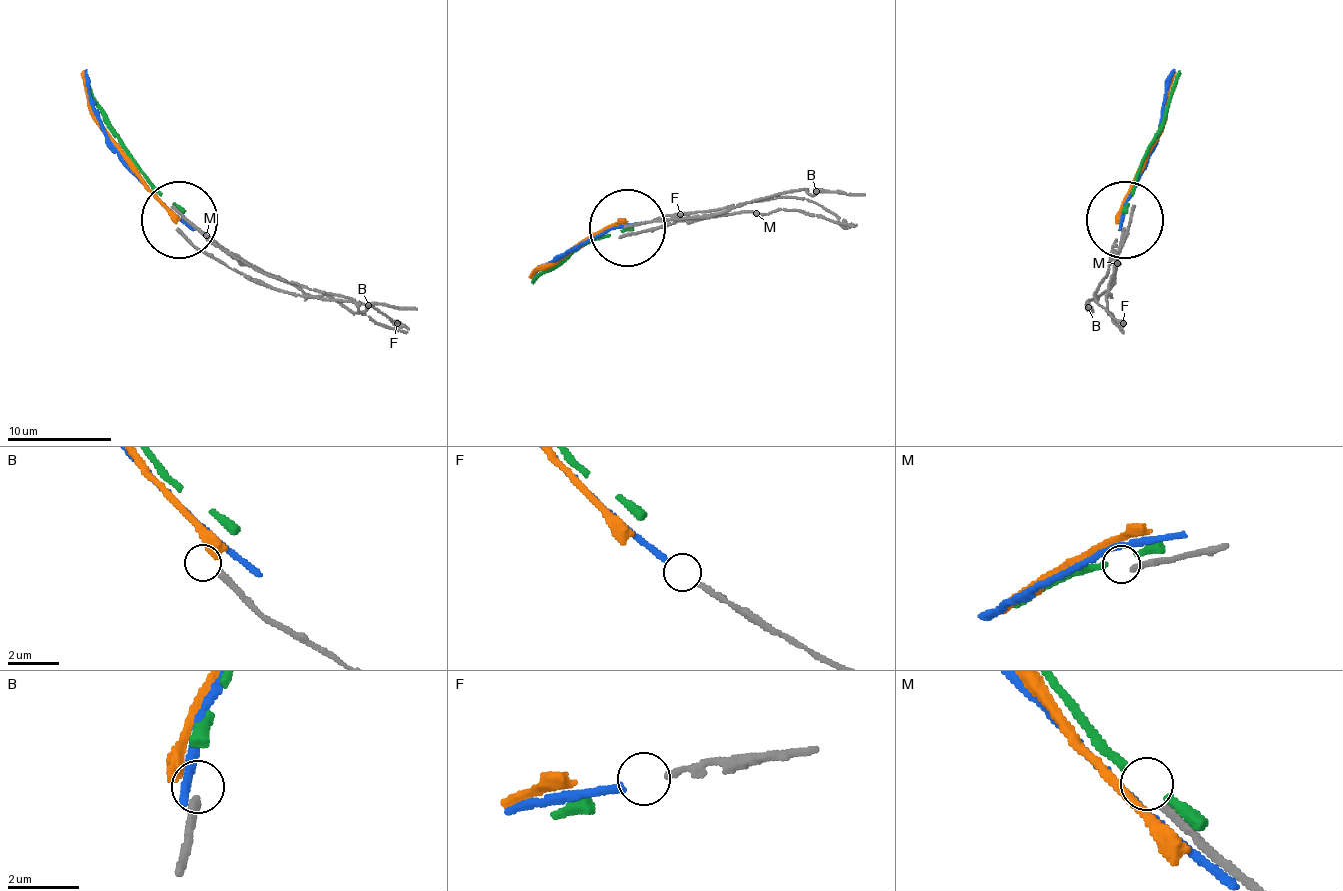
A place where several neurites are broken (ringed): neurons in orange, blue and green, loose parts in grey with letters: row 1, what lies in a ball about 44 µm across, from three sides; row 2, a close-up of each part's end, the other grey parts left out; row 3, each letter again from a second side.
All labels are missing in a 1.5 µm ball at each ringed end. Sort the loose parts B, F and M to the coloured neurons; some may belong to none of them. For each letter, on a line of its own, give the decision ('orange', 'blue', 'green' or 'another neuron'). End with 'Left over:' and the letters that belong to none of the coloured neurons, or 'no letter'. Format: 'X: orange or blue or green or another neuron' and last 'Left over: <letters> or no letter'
B: another neuron
F: blue
M: another neuron
Left over: B, M

